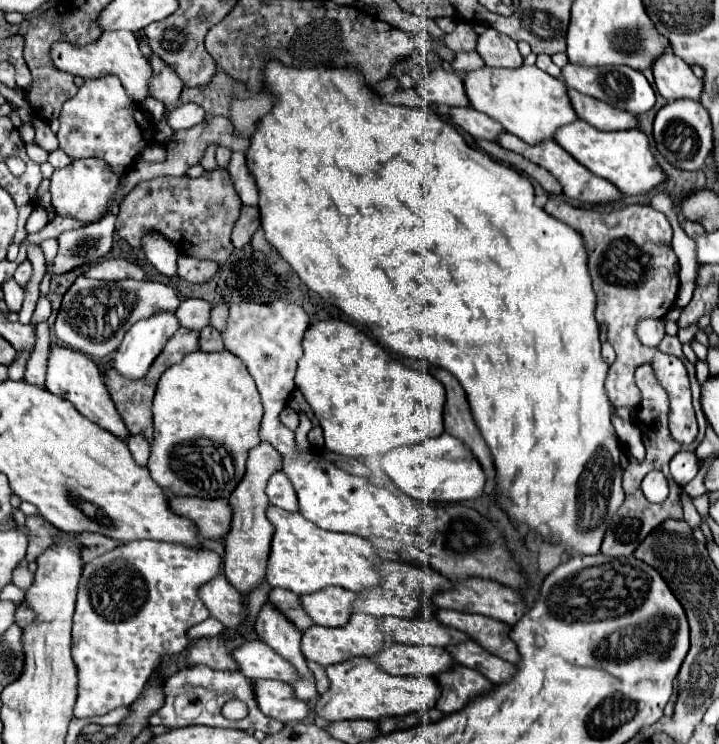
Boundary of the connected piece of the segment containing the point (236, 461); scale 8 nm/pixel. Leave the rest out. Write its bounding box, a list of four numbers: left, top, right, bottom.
[149,351,263,499]

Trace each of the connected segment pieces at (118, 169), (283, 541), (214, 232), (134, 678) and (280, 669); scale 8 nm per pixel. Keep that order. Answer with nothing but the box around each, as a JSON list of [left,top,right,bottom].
[[57,75,153,177],[267,507,381,595],[117,167,241,265],[73,541,221,717],[233,641,299,683]]

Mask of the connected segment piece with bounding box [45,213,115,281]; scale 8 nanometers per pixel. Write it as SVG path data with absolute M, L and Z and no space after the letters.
M109 213L93 225L65 231L57 237L59 253L51 263L45 263L45 273L53 281L57 275L69 273L81 265L93 265L101 261L113 247L115 215Z

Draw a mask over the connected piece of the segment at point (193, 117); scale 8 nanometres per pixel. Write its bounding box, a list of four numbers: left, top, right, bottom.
[169,103,205,131]

